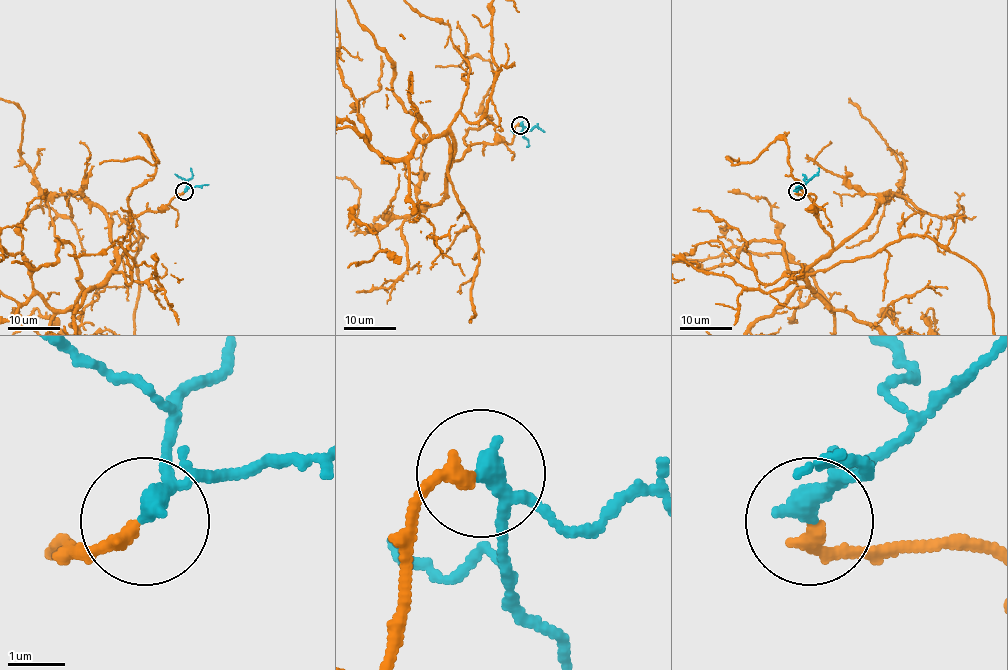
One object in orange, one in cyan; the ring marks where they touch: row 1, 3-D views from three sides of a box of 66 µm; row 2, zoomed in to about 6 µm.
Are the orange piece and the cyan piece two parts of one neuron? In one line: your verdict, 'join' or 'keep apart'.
join

